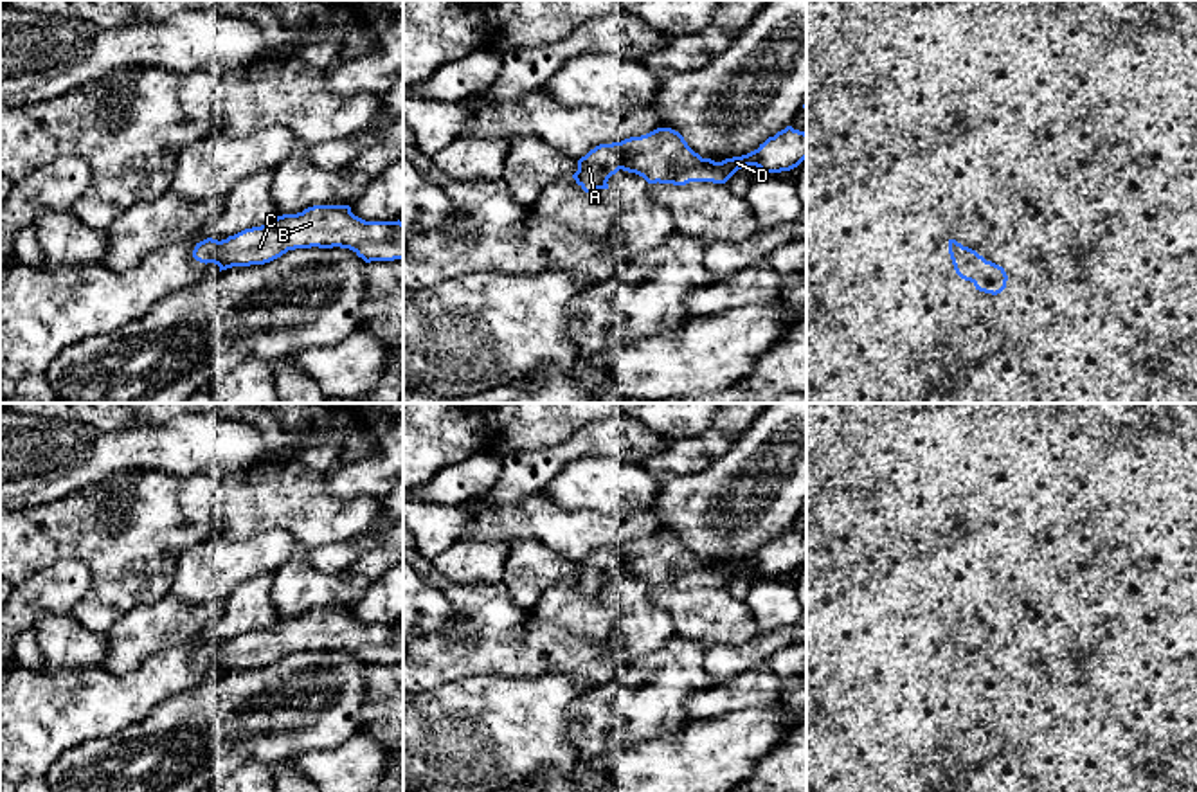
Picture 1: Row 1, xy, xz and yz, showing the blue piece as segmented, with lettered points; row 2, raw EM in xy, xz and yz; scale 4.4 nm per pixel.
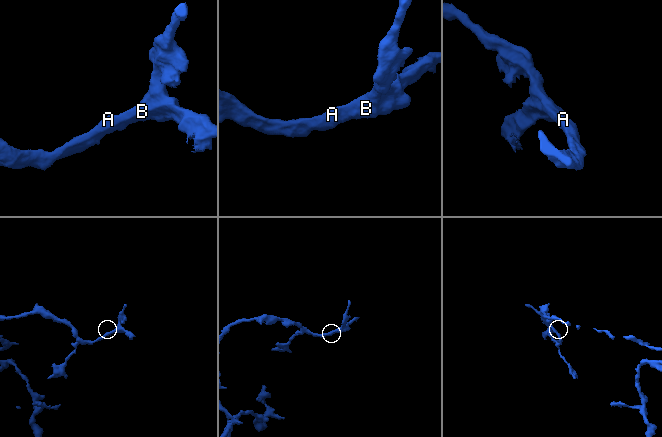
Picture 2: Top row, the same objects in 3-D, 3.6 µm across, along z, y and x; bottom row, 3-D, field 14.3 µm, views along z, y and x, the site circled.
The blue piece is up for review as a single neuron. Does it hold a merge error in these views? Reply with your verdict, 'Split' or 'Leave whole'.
Leave whole

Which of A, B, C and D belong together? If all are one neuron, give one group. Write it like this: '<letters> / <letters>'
A B C D

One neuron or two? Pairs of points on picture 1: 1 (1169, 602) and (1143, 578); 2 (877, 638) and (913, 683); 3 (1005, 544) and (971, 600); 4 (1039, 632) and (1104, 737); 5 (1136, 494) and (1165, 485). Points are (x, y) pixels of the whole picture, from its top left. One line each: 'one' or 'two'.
1: one
2: one
3: two
4: two
5: one

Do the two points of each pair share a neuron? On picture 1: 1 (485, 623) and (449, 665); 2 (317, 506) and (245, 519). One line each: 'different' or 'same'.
1: same
2: same

